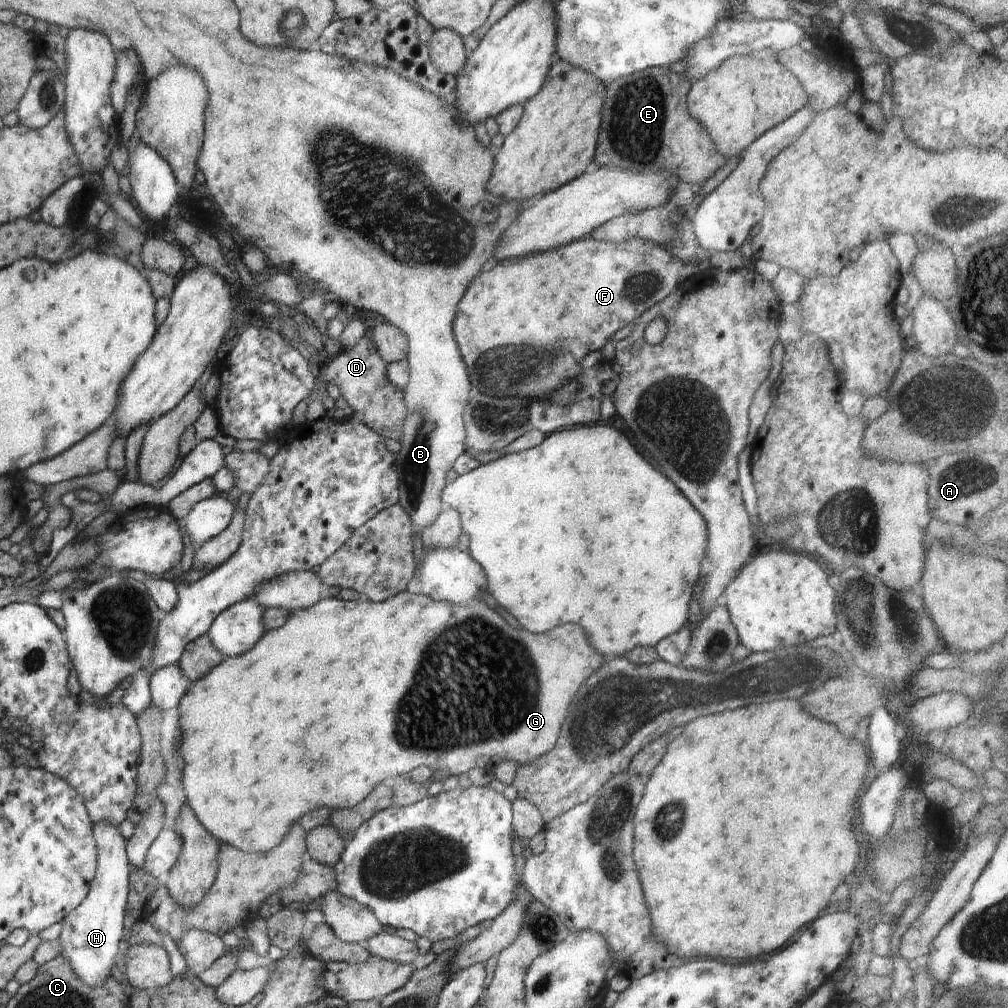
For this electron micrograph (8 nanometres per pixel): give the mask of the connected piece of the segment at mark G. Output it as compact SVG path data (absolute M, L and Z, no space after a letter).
M406 590L384 602L374 602L366 598L360 601L345 601L328 593L312 608L291 611L286 624L265 631L256 646L246 654L225 657L204 678L195 680L180 699L180 753L184 762L181 780L186 803L192 809L193 818L199 821L203 830L220 842L248 853L265 853L276 848L276 845L284 840L288 828L298 824L300 817L306 812L318 807L329 807L330 810L352 808L362 802L388 776L409 774L416 767L424 766L434 771L448 770L452 775L460 775L473 768L490 771L502 760L512 760L518 765L534 762L536 758L554 748L572 698L603 663L602 654L590 646L586 632L580 632L580 628L576 626L578 624L562 624L550 632L530 634L522 628L512 628L483 600L472 606L458 606Z

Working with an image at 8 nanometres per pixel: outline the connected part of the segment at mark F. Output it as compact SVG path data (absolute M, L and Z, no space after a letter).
M590 236L558 246L552 252L542 252L540 256L522 256L508 264L502 262L494 266L476 276L478 280L471 281L454 318L454 336L473 391L491 397L528 398L538 402L556 400L562 406L570 404L580 390L578 376L584 356L601 350L614 332L632 324L642 312L674 292L680 280L696 272L700 274L697 261L686 264L656 242L633 238L619 245L600 242Z

